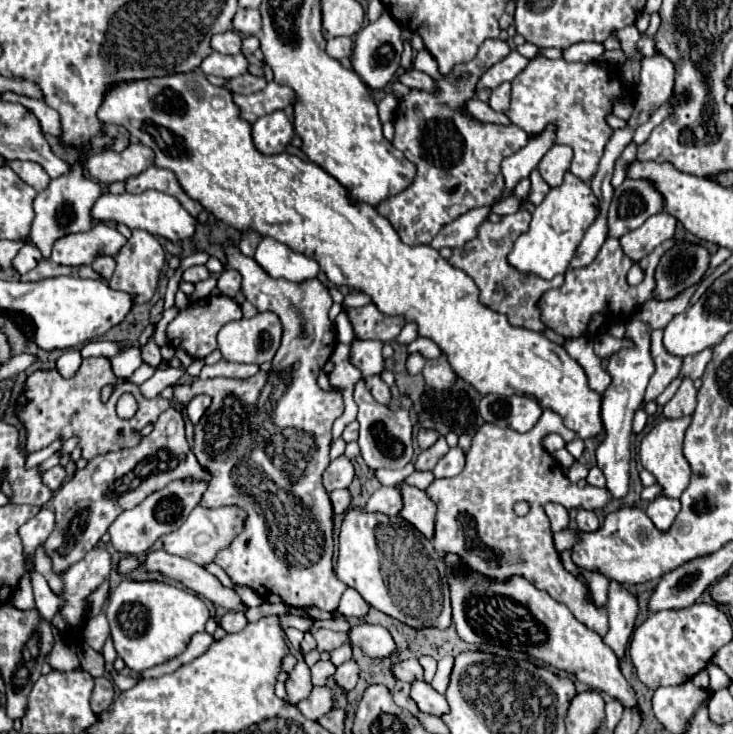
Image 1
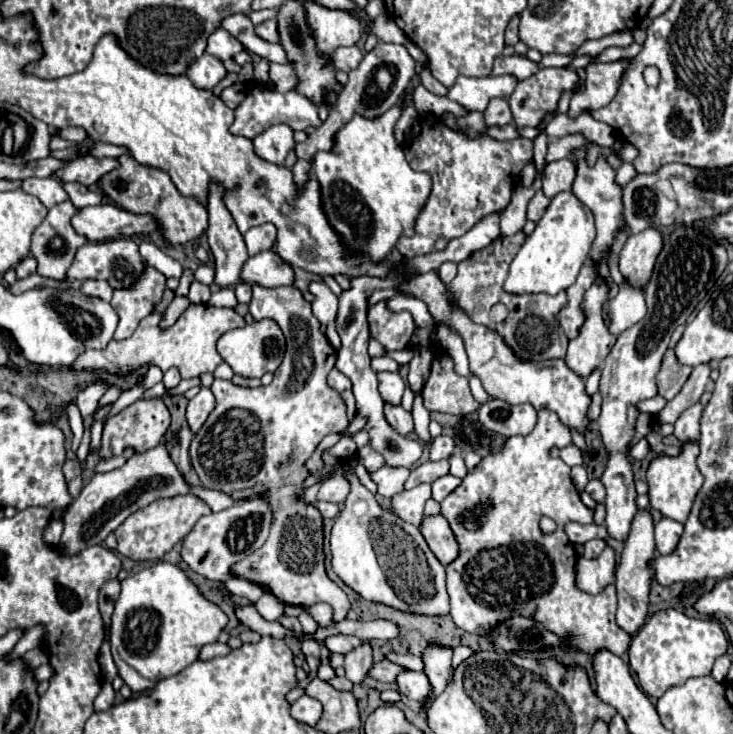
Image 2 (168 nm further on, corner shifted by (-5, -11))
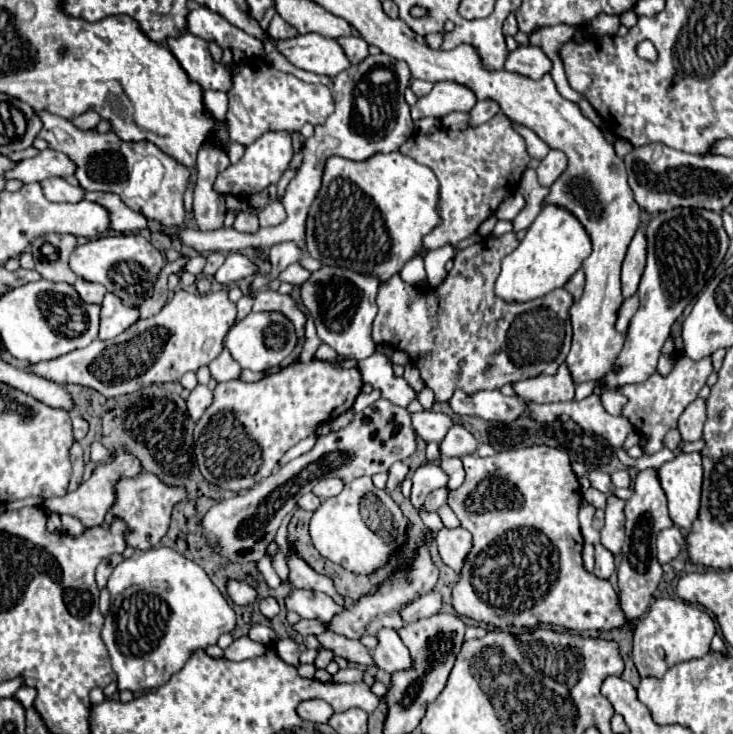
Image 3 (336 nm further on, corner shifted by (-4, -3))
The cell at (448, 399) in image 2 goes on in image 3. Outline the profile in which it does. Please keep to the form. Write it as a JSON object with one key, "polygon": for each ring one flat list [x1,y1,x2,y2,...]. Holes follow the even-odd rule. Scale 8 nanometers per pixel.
{"polygon":[[514,232,490,236,468,246,454,256,454,268,448,272,444,284,436,292,428,286,420,290,420,286,406,284,400,280,400,276,392,276,378,288,378,314,372,328,374,342,404,350,412,364,420,370,424,384,434,392,438,404,448,402,456,390,476,394,480,390,496,390,502,384,512,384,514,380,554,374,568,356,572,340,568,308,572,304,572,296,564,288,556,288,546,296,528,302,506,302,494,294,494,280,500,272,500,260,504,258,504,252,512,252,516,246,518,238]]}

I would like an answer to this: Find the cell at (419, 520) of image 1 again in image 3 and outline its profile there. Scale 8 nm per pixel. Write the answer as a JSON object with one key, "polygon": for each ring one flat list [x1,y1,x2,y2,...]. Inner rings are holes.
{"polygon":[[442,528,436,532,436,546,442,556,442,562,448,564,454,572,462,568,462,560,466,558,466,552,470,552,470,532,464,528]]}

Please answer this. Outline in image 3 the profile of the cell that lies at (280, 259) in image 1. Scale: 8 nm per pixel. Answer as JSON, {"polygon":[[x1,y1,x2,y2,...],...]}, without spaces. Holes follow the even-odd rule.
{"polygon":[[234,252,234,254,228,254,226,262,220,266,220,270,216,272,214,278,218,284,230,284,230,282,256,274,256,270,258,270,258,262,254,262,252,258,248,258,244,254]]}

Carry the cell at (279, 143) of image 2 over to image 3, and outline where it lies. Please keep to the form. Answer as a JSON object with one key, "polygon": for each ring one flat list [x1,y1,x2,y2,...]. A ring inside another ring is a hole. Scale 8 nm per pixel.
{"polygon":[[284,130,282,132,266,132,258,140,254,140,250,146,246,146,246,152,244,152,242,160,238,160,238,164,232,164,222,174,218,174,214,188,218,188,218,192,222,192,222,194,246,198,258,190,264,190,268,184,278,182,280,176,284,174,284,170,288,168,290,160,292,160,290,132,284,132]]}

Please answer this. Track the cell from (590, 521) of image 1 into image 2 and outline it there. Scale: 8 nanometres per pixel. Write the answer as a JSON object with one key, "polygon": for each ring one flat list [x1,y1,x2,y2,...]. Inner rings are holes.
{"polygon":[[589,540,583,546,583,558,595,558,603,552,603,548,605,548,605,540]]}

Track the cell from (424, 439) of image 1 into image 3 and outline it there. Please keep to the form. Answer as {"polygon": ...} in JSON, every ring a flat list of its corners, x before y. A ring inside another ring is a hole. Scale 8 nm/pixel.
{"polygon":[[460,424,452,426,444,440,440,442,440,454,442,456,466,456,476,452,476,440,474,436]]}

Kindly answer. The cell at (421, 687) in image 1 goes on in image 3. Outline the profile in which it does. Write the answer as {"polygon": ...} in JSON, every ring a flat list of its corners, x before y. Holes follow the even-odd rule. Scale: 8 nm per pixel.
{"polygon":[[382,628,380,634,378,634,378,640,380,640,378,648,372,652,374,662,376,662,378,668,382,668,388,674,412,668,412,660,410,660,408,648,402,644,402,640,396,634,396,630]]}

